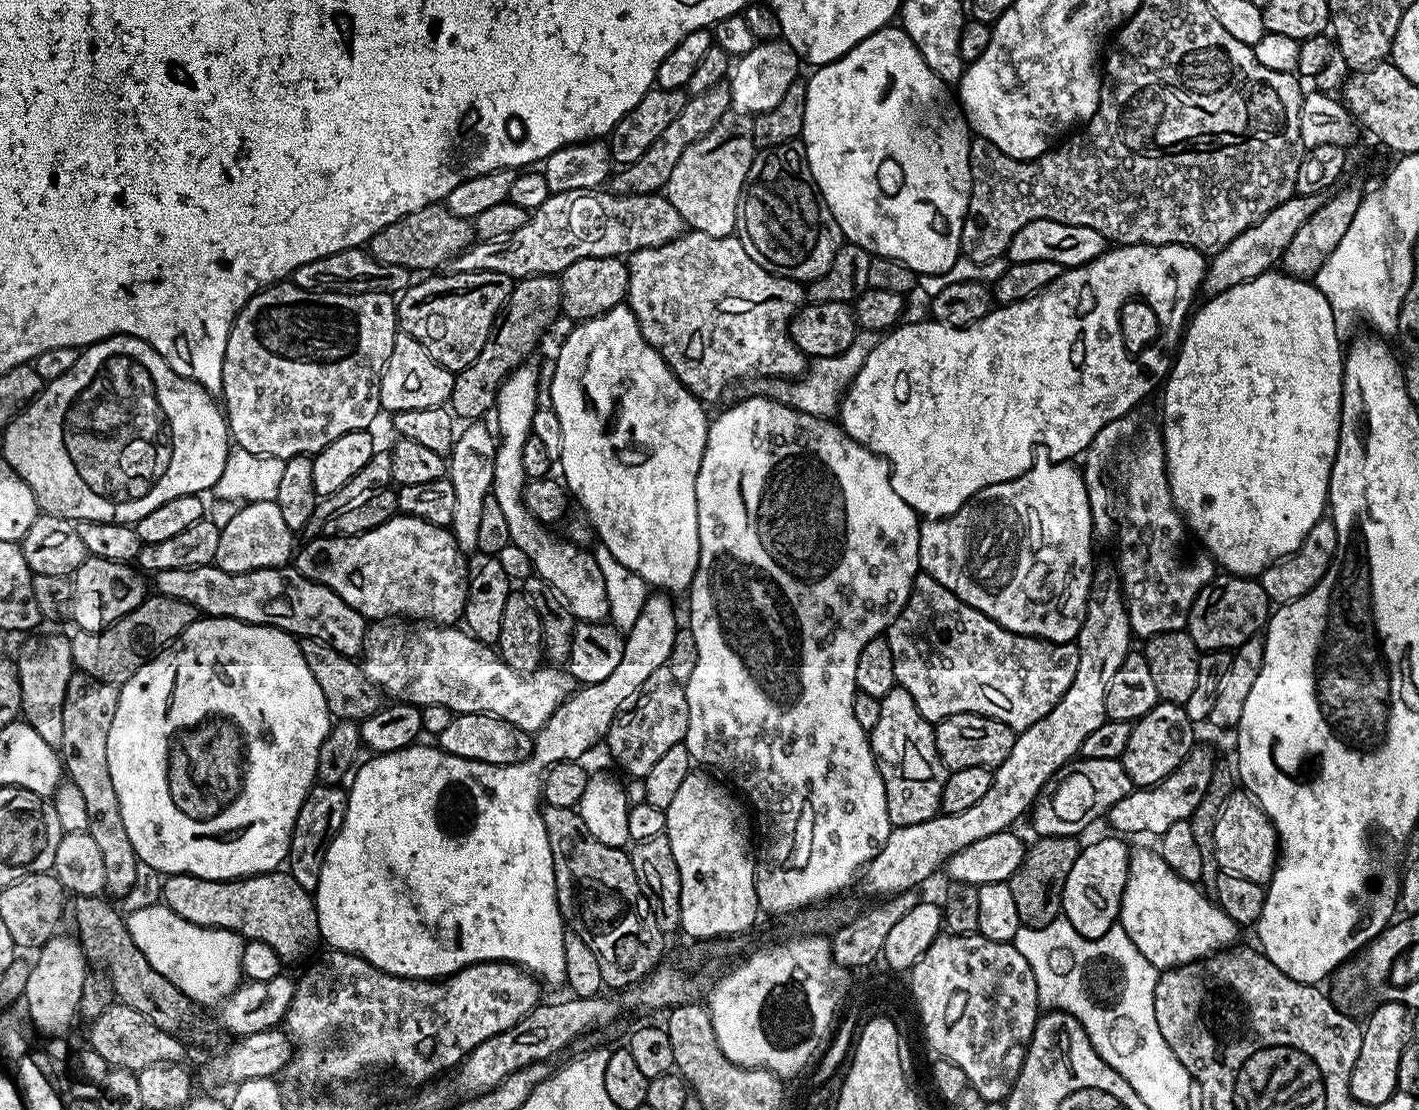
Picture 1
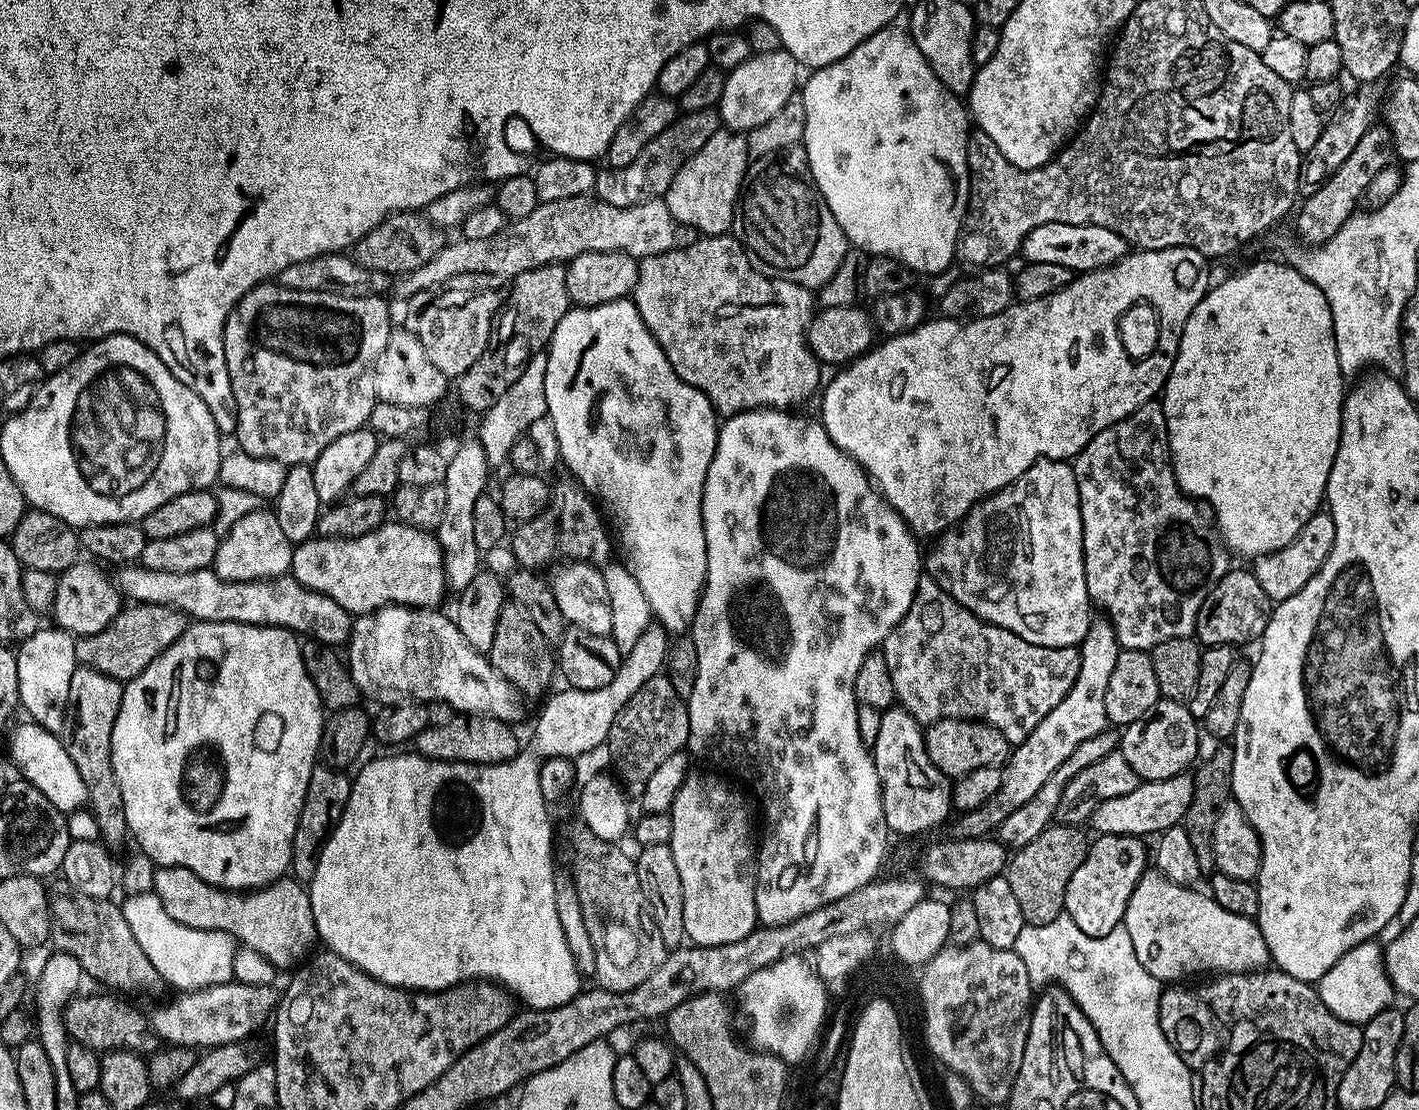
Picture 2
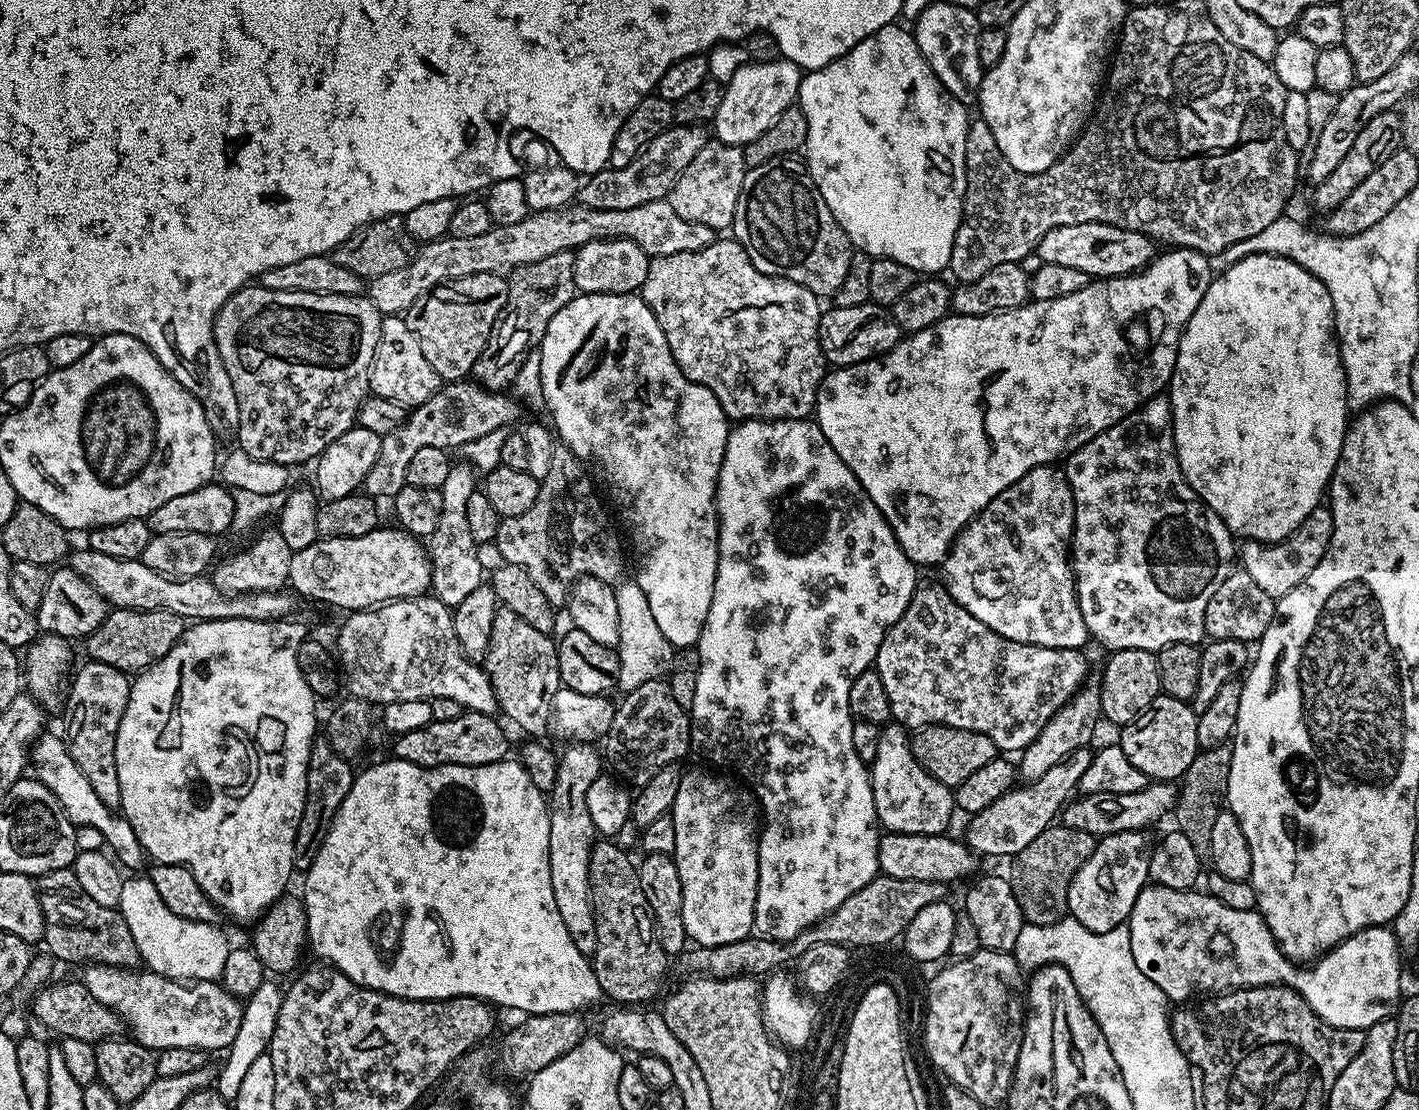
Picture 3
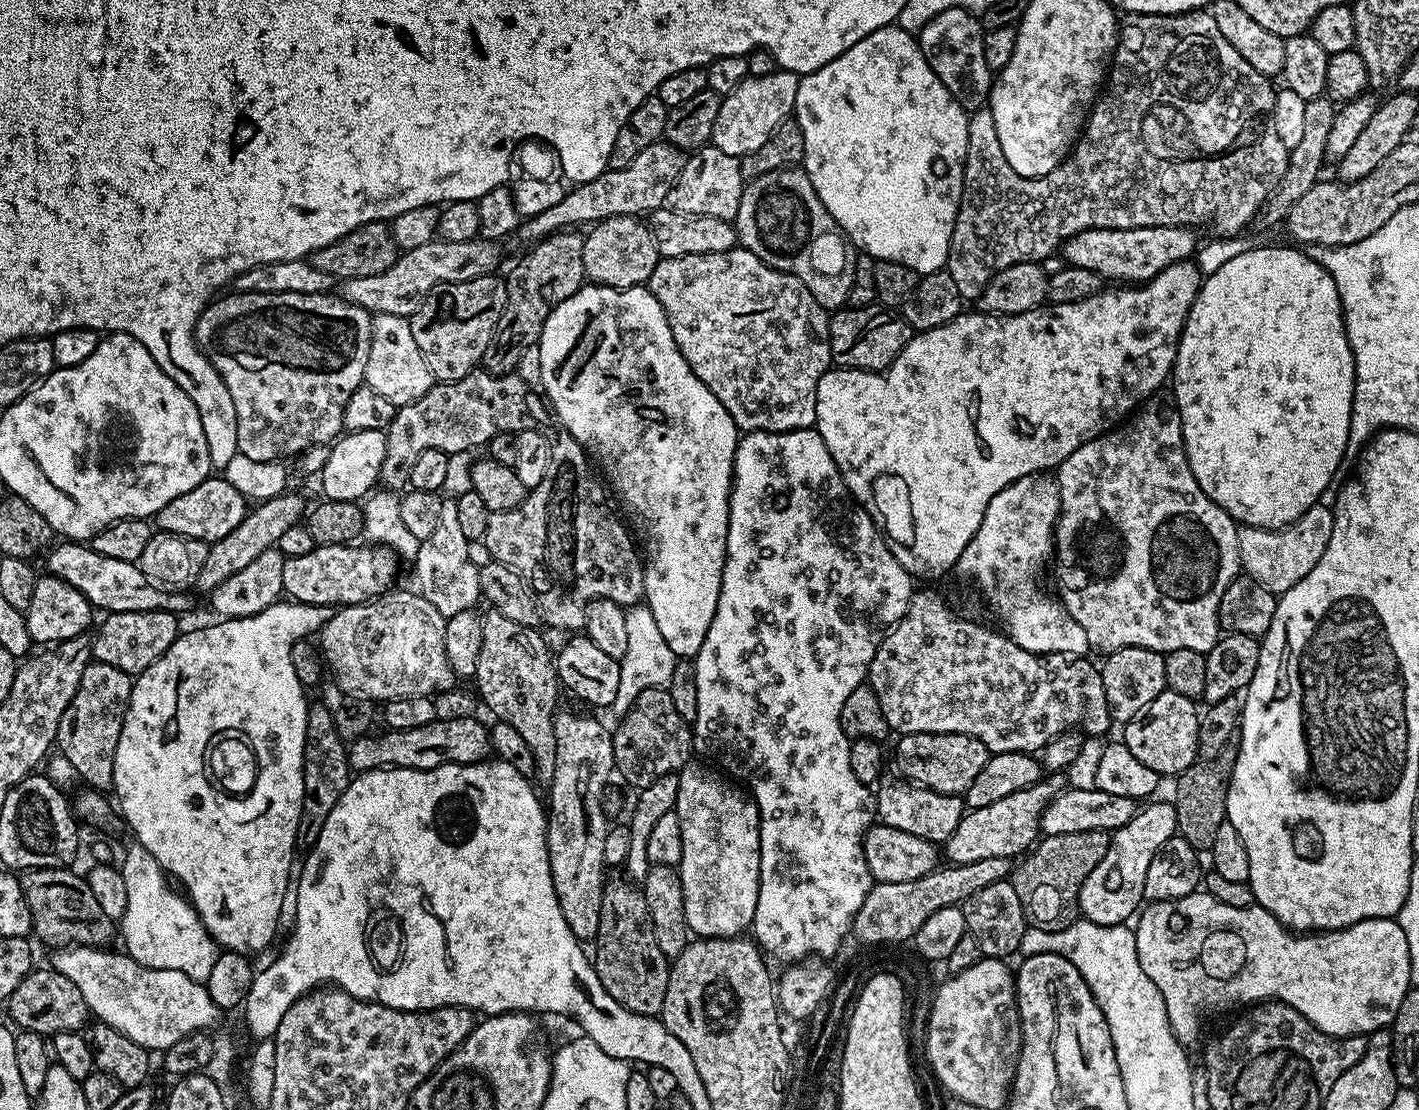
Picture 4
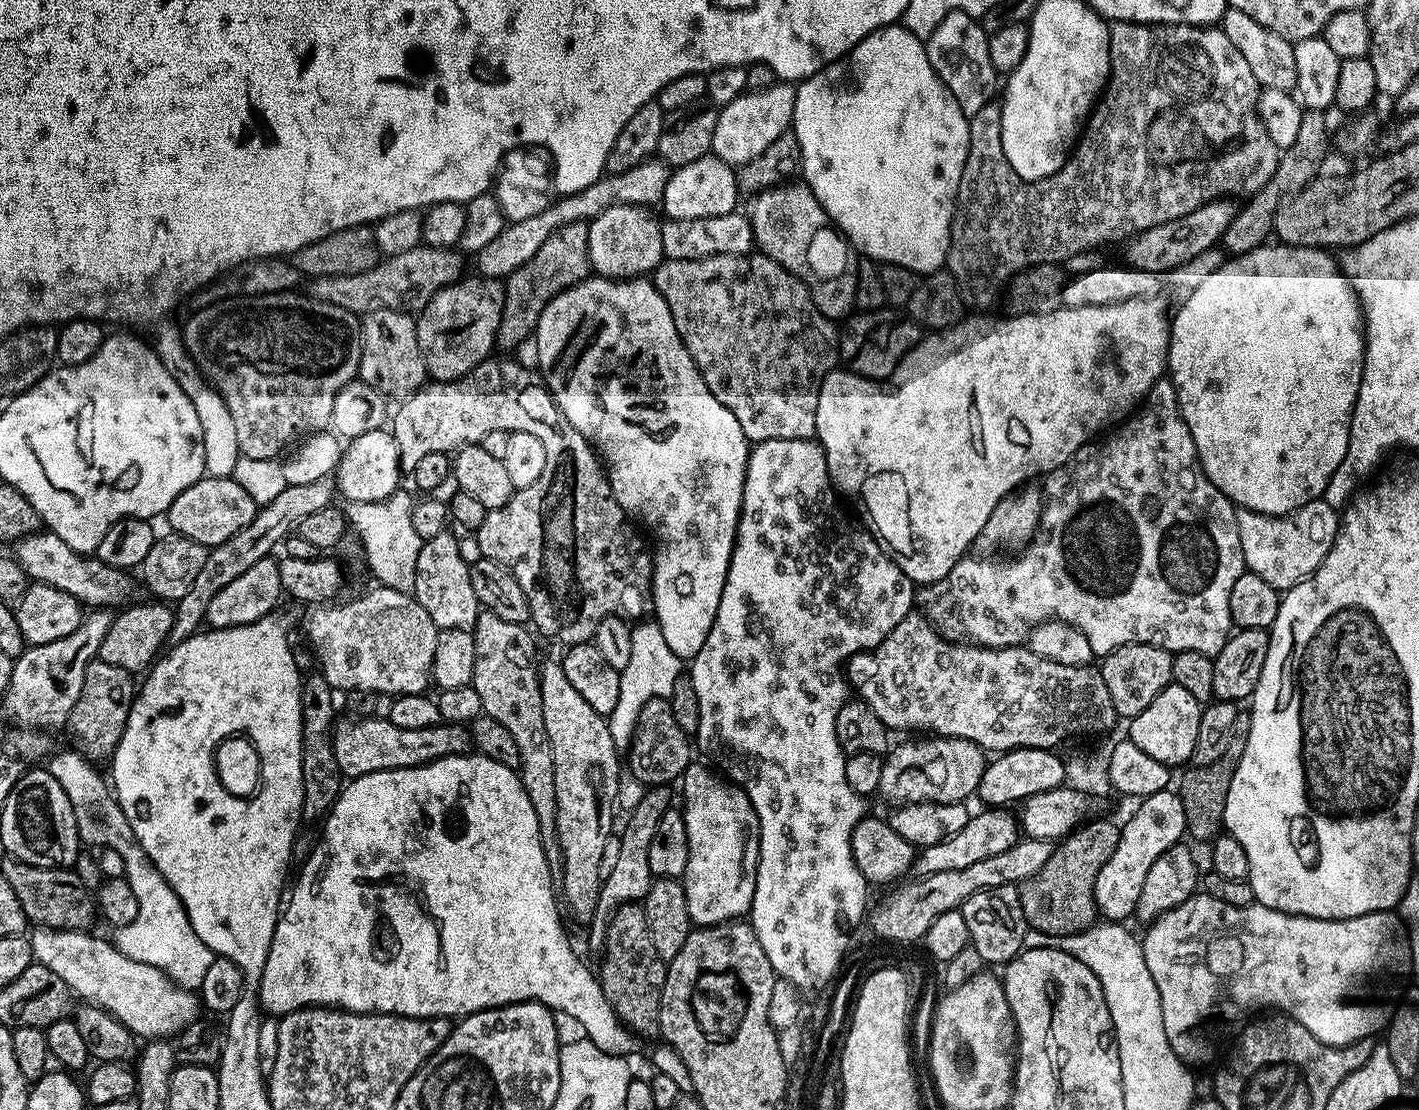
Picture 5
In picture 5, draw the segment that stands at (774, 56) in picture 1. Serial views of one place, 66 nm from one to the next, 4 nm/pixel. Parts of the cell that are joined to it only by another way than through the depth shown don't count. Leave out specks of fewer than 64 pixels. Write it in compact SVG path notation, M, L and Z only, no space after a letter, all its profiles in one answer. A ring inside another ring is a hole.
M777 82L768 88L745 90L719 109L711 155L733 166L750 162L750 158L758 158L758 154L762 154L762 150L766 150L774 138L789 131L795 101L796 88L788 82Z

